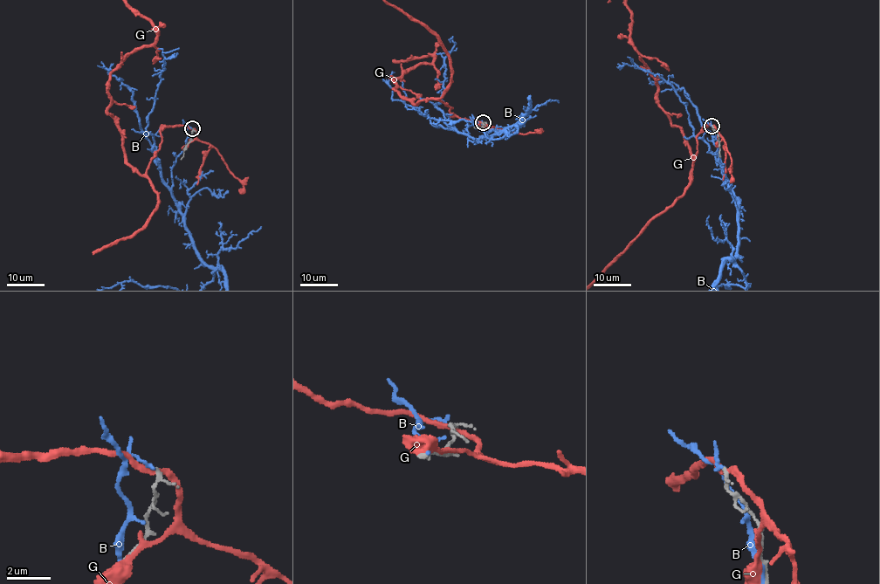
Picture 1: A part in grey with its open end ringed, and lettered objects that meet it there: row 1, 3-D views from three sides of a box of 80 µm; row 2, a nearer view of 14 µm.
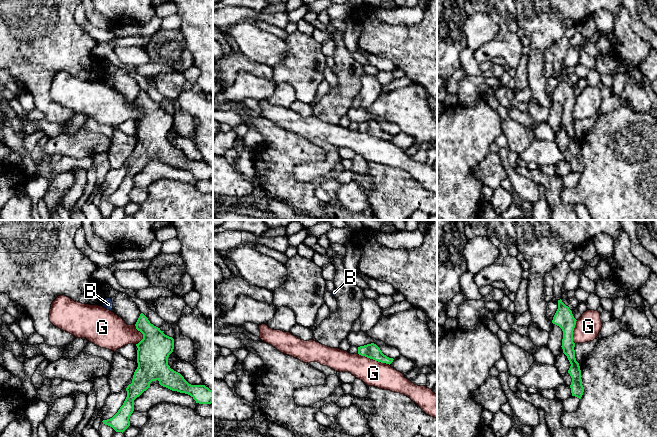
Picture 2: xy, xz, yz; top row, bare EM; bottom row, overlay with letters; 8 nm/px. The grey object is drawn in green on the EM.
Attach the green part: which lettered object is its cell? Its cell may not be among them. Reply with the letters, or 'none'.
none

